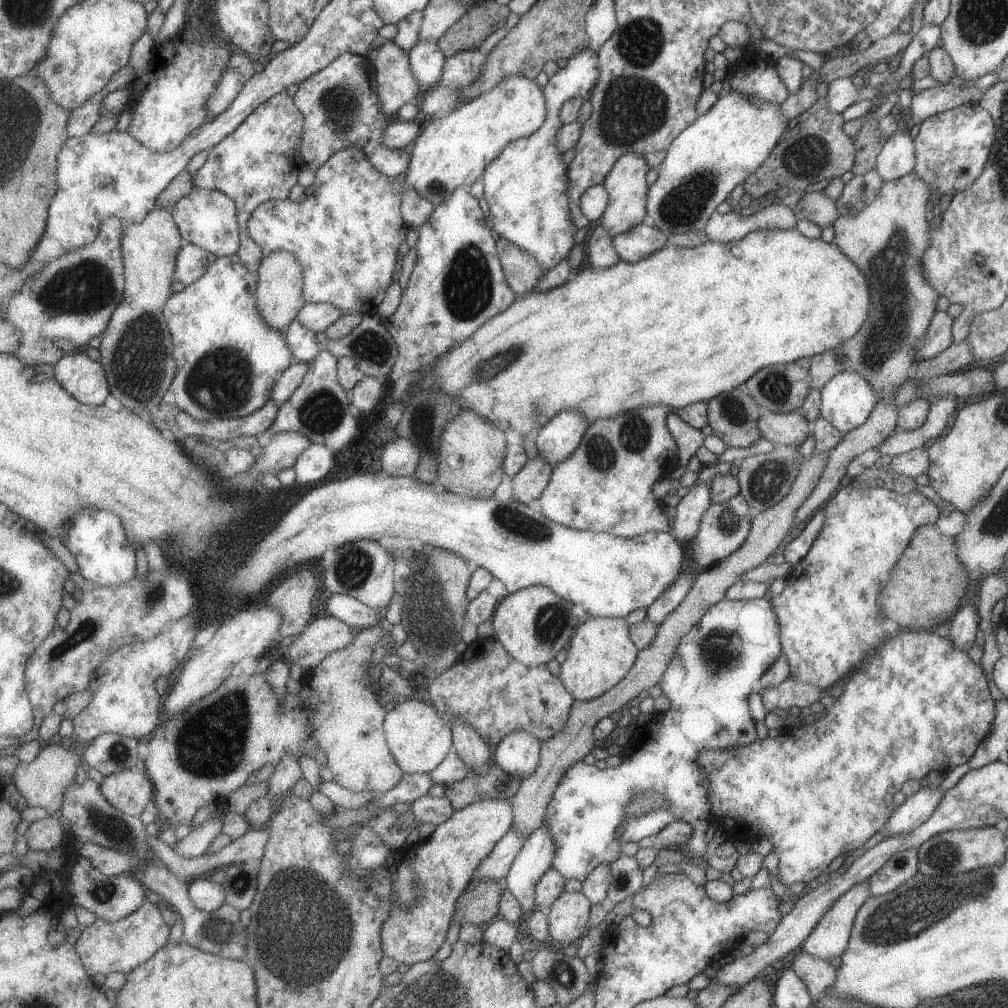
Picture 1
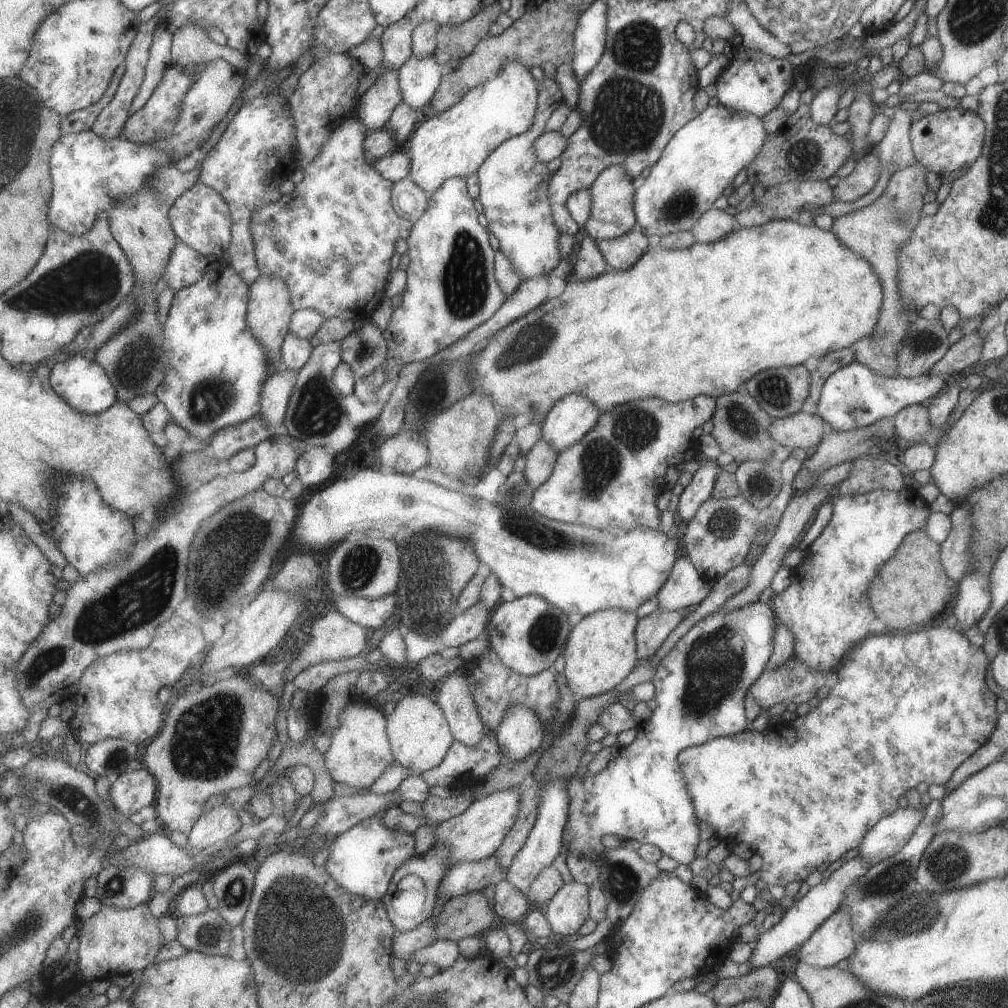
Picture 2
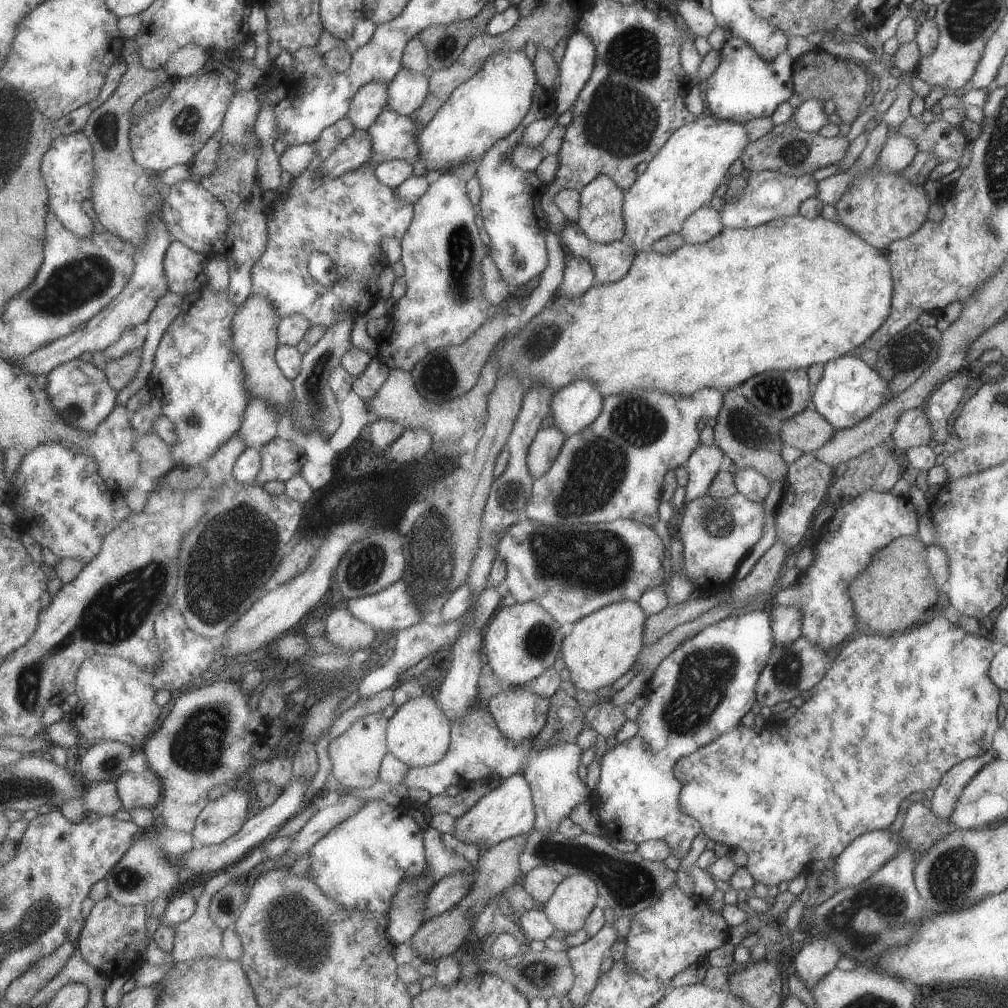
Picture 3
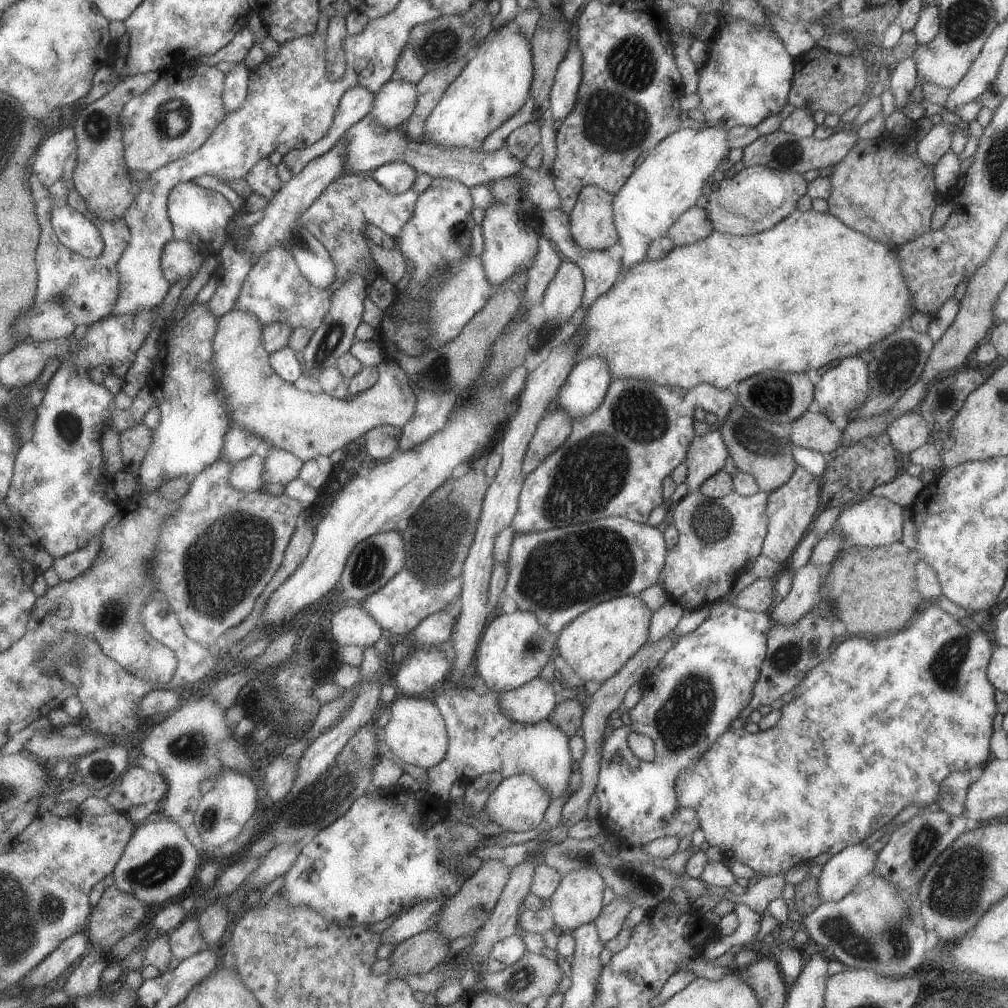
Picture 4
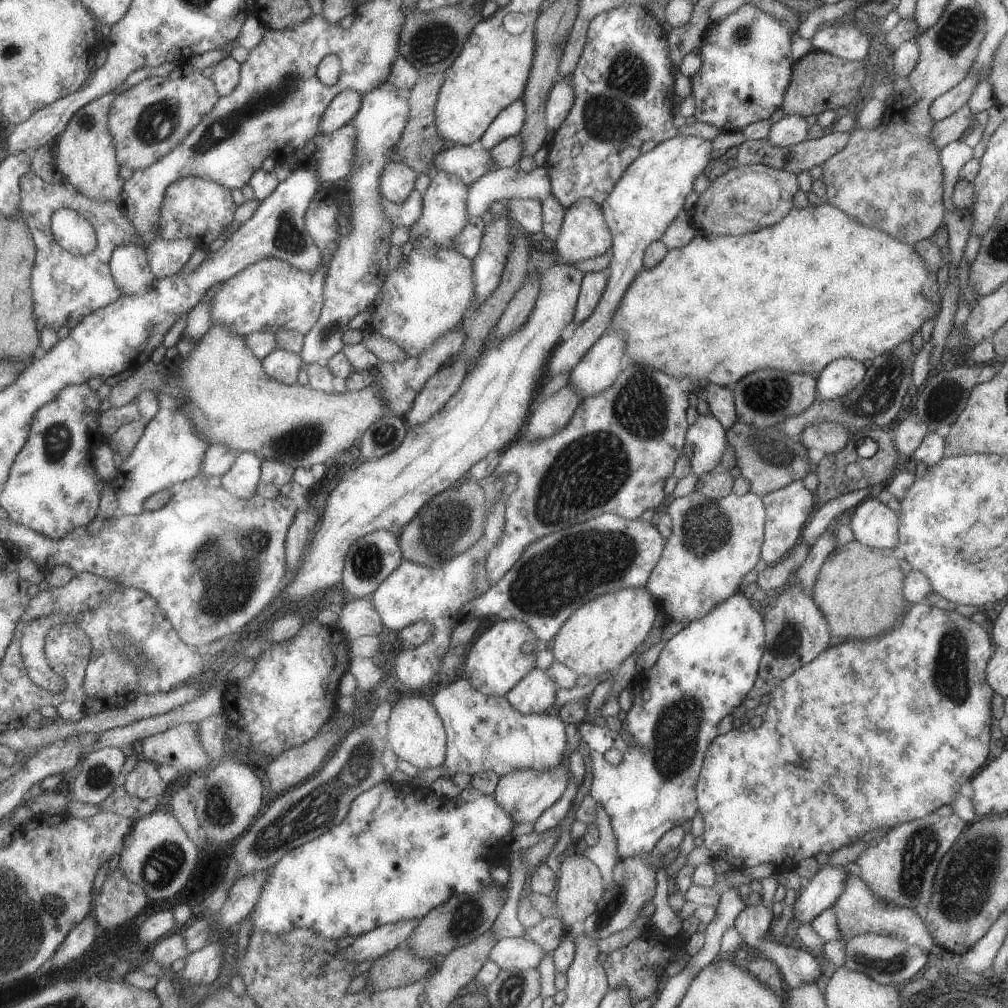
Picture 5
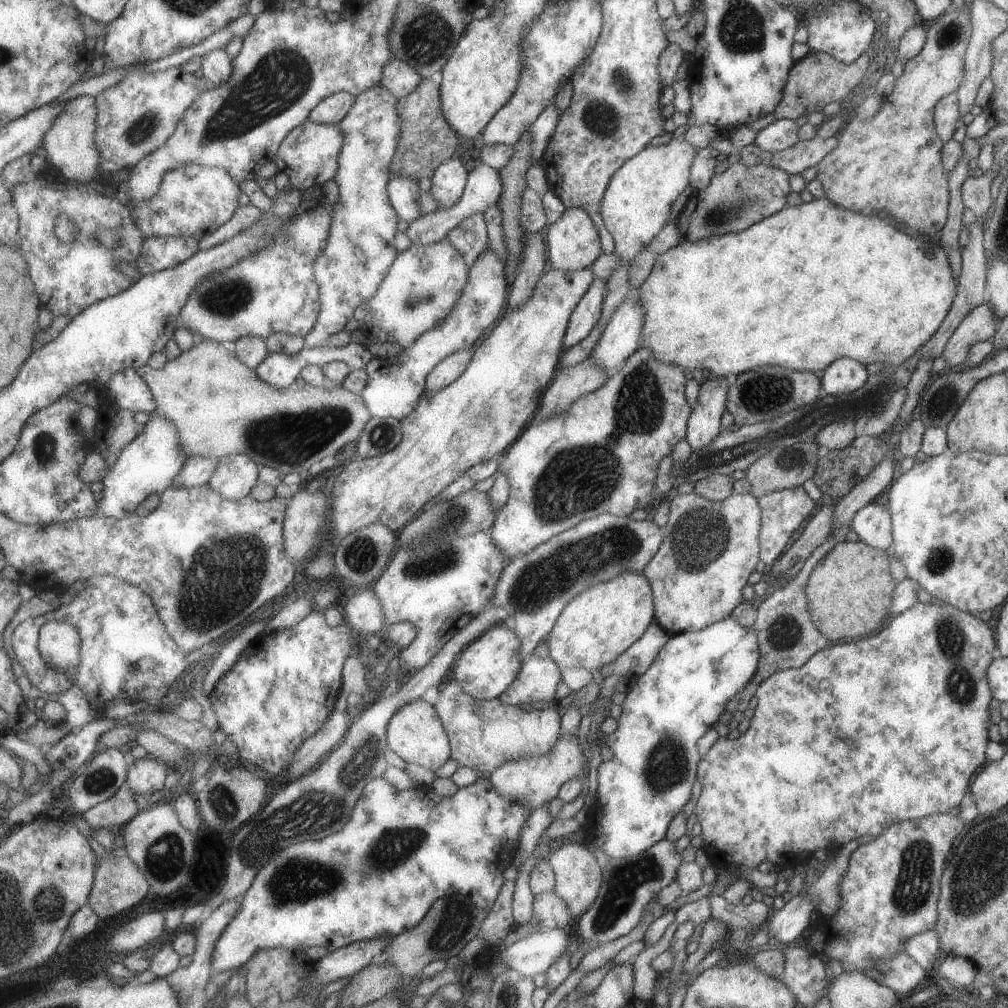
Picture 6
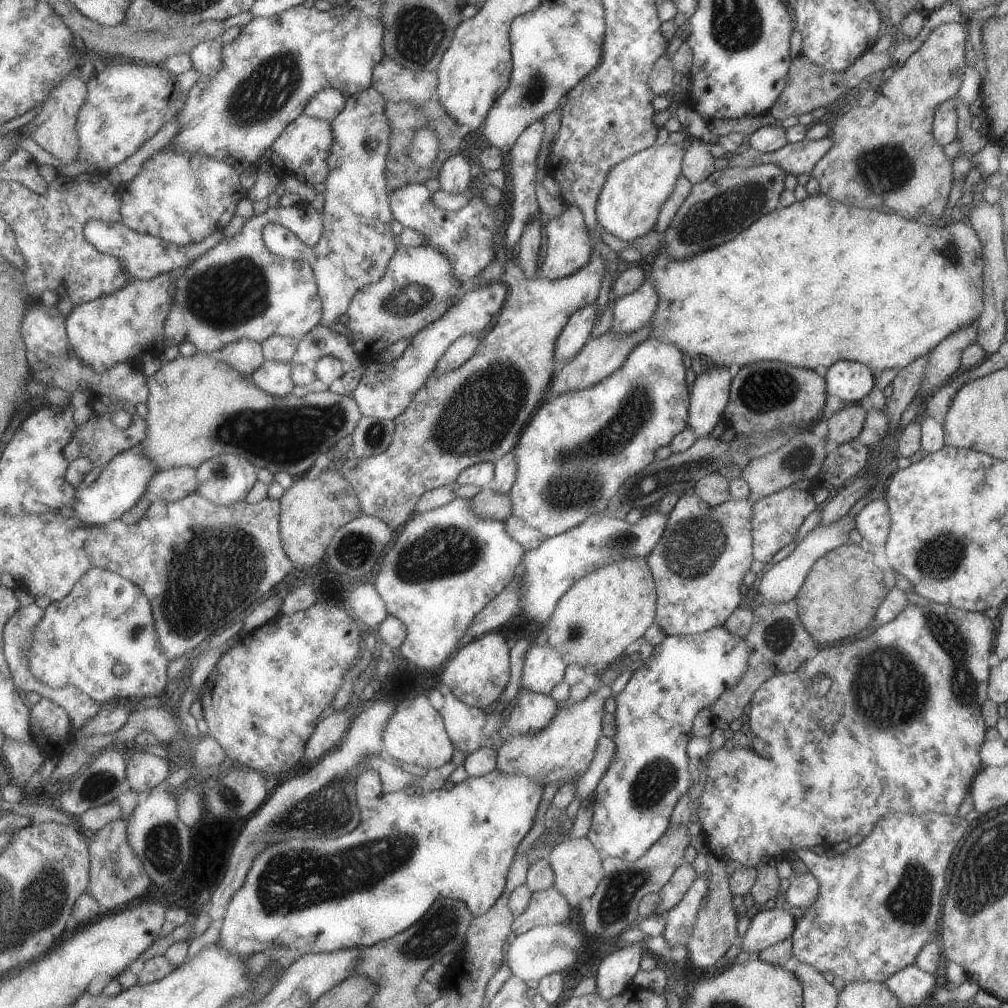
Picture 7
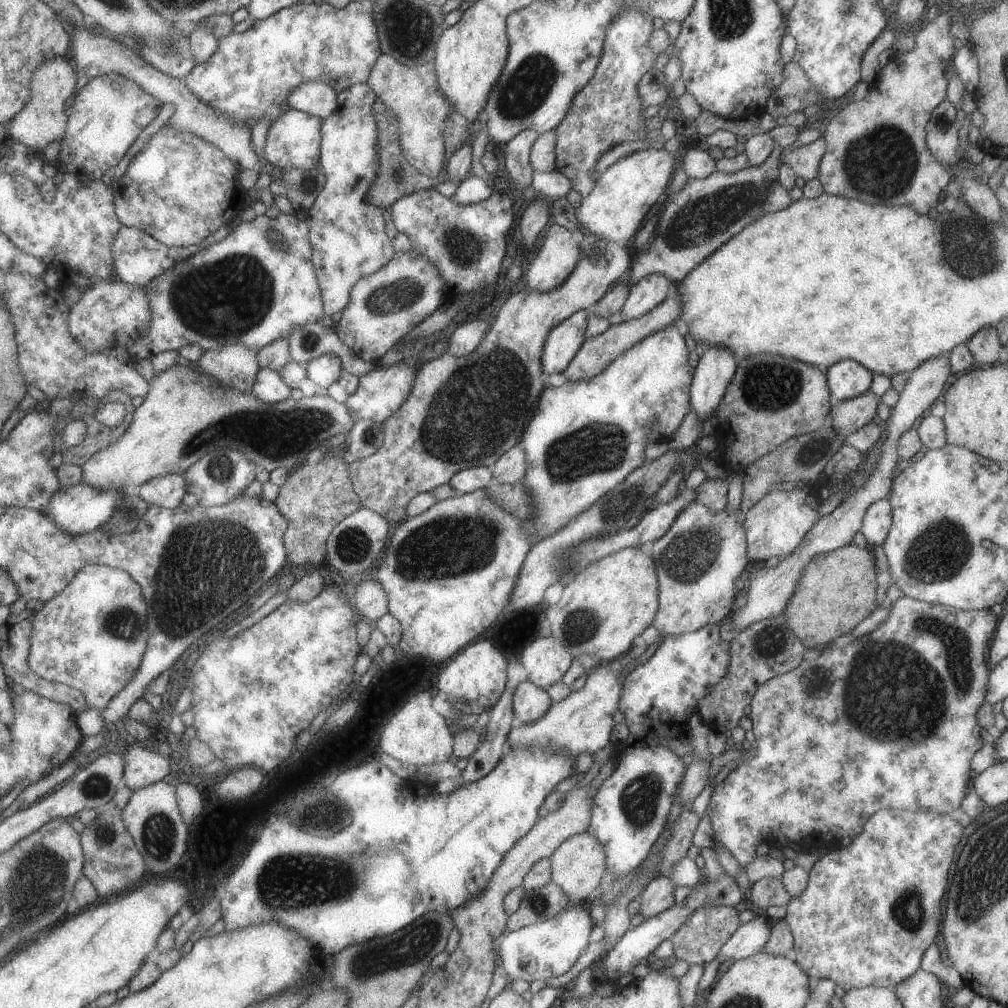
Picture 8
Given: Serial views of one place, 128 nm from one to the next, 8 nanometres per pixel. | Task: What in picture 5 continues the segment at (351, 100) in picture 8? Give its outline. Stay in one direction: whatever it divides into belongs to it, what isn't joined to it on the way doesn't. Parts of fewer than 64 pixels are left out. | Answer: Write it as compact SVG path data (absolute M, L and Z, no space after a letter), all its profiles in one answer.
M391 81L364 94L362 110L352 122L358 128L356 167L345 181L350 198L351 231L342 232L339 248L334 254L326 280L324 309L318 323L306 334L304 349L300 354L307 365L327 365L346 346L346 332L351 320L361 314L381 296L382 288L389 277L389 257L393 226L383 214L380 198L381 177L386 164L395 158L395 148L403 138L411 113L410 97Z

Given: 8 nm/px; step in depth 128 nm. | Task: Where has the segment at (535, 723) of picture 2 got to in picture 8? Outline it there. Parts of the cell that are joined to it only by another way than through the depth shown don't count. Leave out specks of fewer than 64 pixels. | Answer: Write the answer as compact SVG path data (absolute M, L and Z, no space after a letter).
M537 638L522 652L522 661L527 672L526 680L548 689L569 672L574 656L558 638Z

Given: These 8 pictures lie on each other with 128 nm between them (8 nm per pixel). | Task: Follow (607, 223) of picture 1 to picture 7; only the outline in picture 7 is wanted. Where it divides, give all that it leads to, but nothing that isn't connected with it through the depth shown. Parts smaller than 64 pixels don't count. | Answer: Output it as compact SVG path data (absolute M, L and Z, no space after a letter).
M568 205L558 216L552 217L546 226L548 247L540 276L550 279L563 278L575 274L586 266L592 258L592 238L586 228L585 216L578 206Z

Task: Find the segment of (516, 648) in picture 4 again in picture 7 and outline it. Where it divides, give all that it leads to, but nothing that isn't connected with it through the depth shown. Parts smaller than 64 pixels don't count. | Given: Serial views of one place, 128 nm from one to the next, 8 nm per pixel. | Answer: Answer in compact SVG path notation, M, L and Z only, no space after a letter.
M493 631L461 646L446 664L441 680L442 689L449 689L468 705L489 711L500 700L512 677L512 648L501 632Z

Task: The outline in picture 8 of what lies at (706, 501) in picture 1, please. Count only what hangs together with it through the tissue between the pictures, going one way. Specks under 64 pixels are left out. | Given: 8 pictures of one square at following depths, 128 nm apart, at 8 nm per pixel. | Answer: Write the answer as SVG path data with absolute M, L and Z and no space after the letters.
M716 347L703 350L689 387L689 406L699 424L714 414L736 369L734 356L728 350Z

